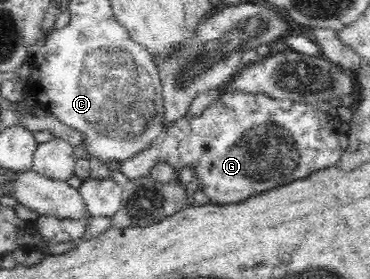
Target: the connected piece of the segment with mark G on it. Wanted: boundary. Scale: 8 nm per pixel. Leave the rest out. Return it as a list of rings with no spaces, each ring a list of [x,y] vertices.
[[[231,90],[223,92],[200,116],[185,115],[164,127],[153,146],[120,164],[120,172],[131,180],[150,176],[154,167],[162,161],[173,166],[177,172],[185,166],[193,167],[195,181],[199,189],[210,198],[211,203],[232,205],[267,190],[273,190],[281,184],[305,178],[315,170],[329,170],[329,166],[337,164],[343,155],[339,144],[339,136],[343,135],[342,125],[343,121],[337,113],[337,107],[329,101],[300,103],[289,99],[271,98],[267,93]]]

